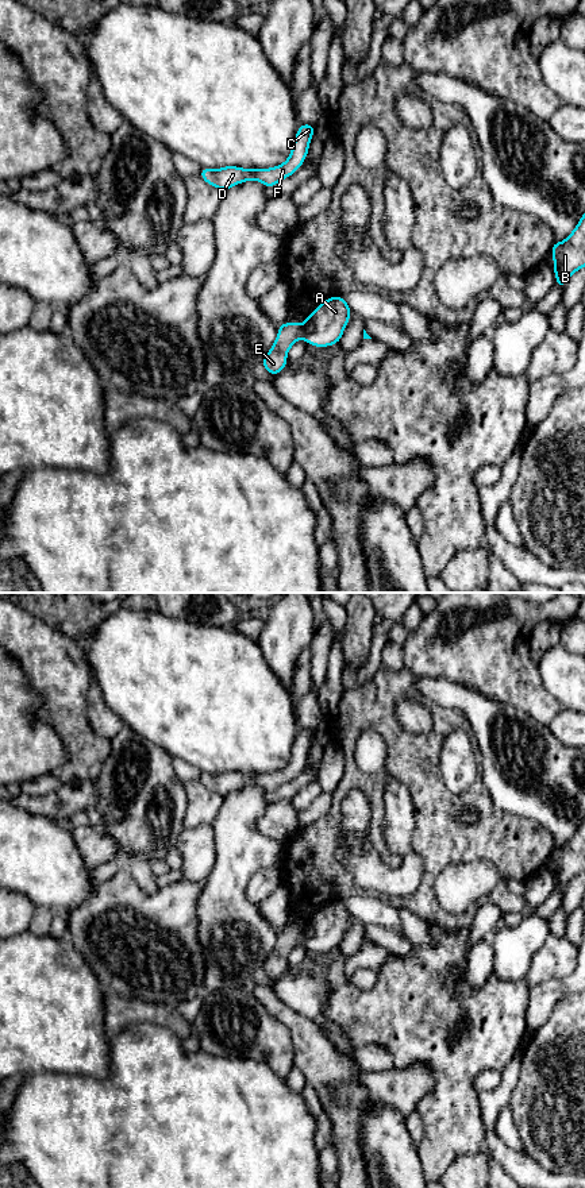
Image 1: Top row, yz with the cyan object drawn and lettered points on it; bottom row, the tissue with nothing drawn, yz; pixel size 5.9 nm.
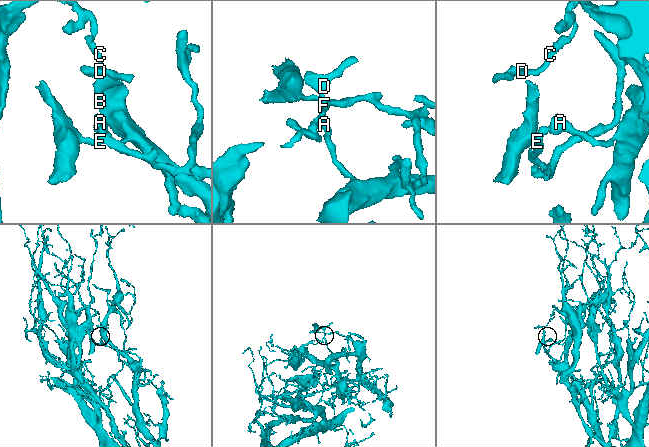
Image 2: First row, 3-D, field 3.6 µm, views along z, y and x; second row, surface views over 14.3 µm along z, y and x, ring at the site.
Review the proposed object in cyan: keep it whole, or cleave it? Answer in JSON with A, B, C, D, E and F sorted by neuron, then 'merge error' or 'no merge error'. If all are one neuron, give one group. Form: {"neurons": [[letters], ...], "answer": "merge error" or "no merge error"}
{"neurons": [["A", "B", "C", "D", "F"], ["E"]], "answer": "merge error"}

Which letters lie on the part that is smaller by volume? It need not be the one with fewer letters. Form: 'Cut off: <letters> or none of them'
Cut off: E

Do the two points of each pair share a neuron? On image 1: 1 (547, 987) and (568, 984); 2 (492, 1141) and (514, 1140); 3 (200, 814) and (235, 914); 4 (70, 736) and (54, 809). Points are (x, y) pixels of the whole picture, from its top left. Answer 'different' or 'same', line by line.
1: same
2: different
3: same
4: different

